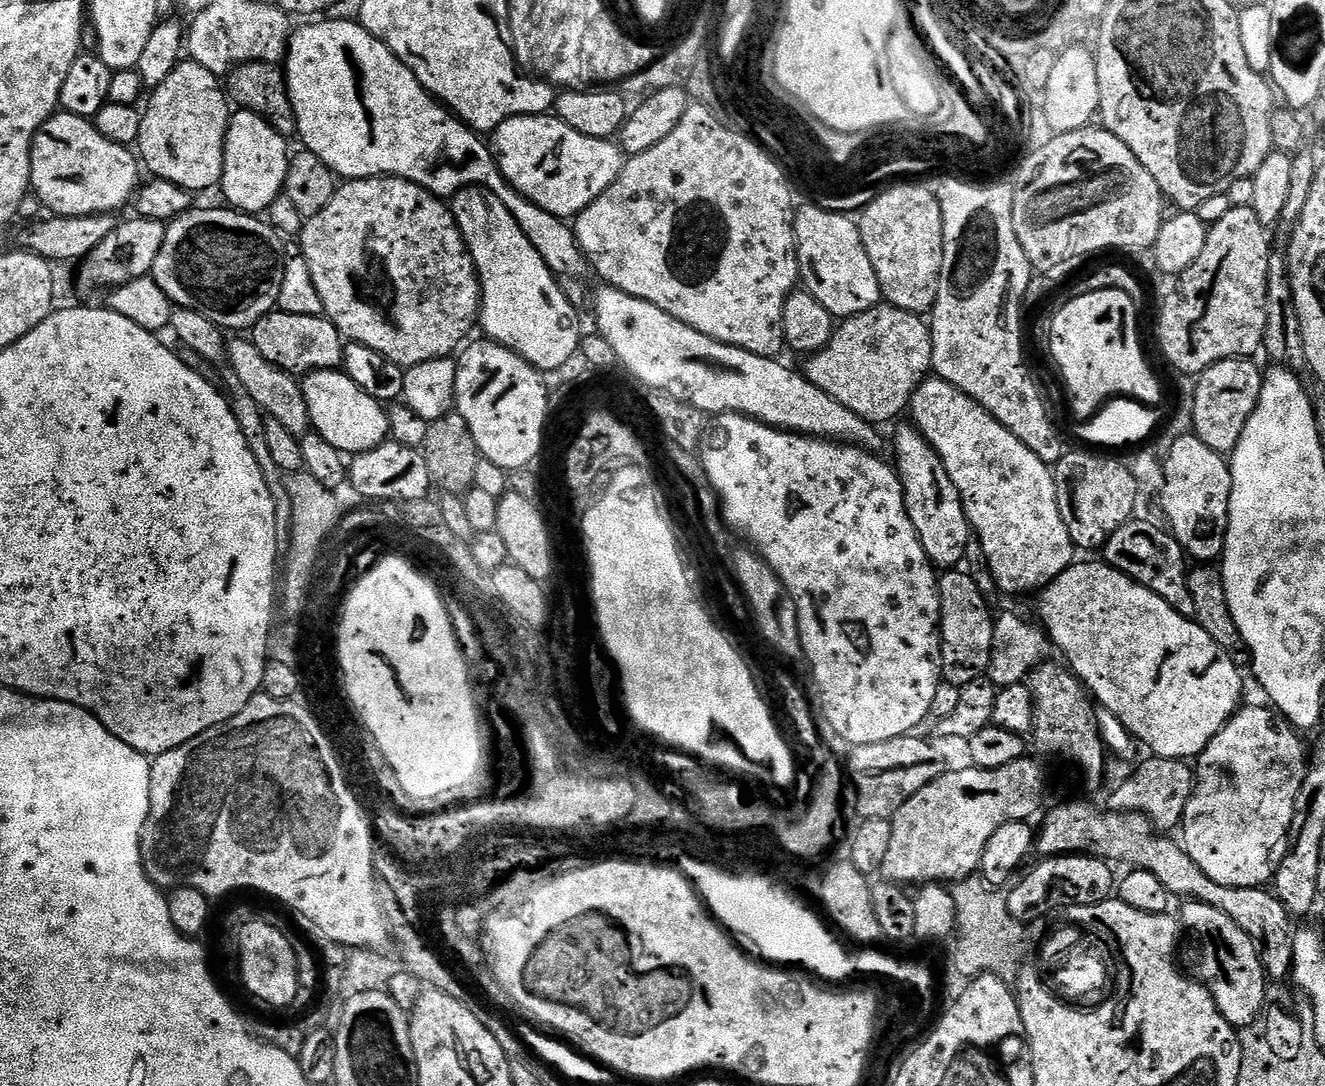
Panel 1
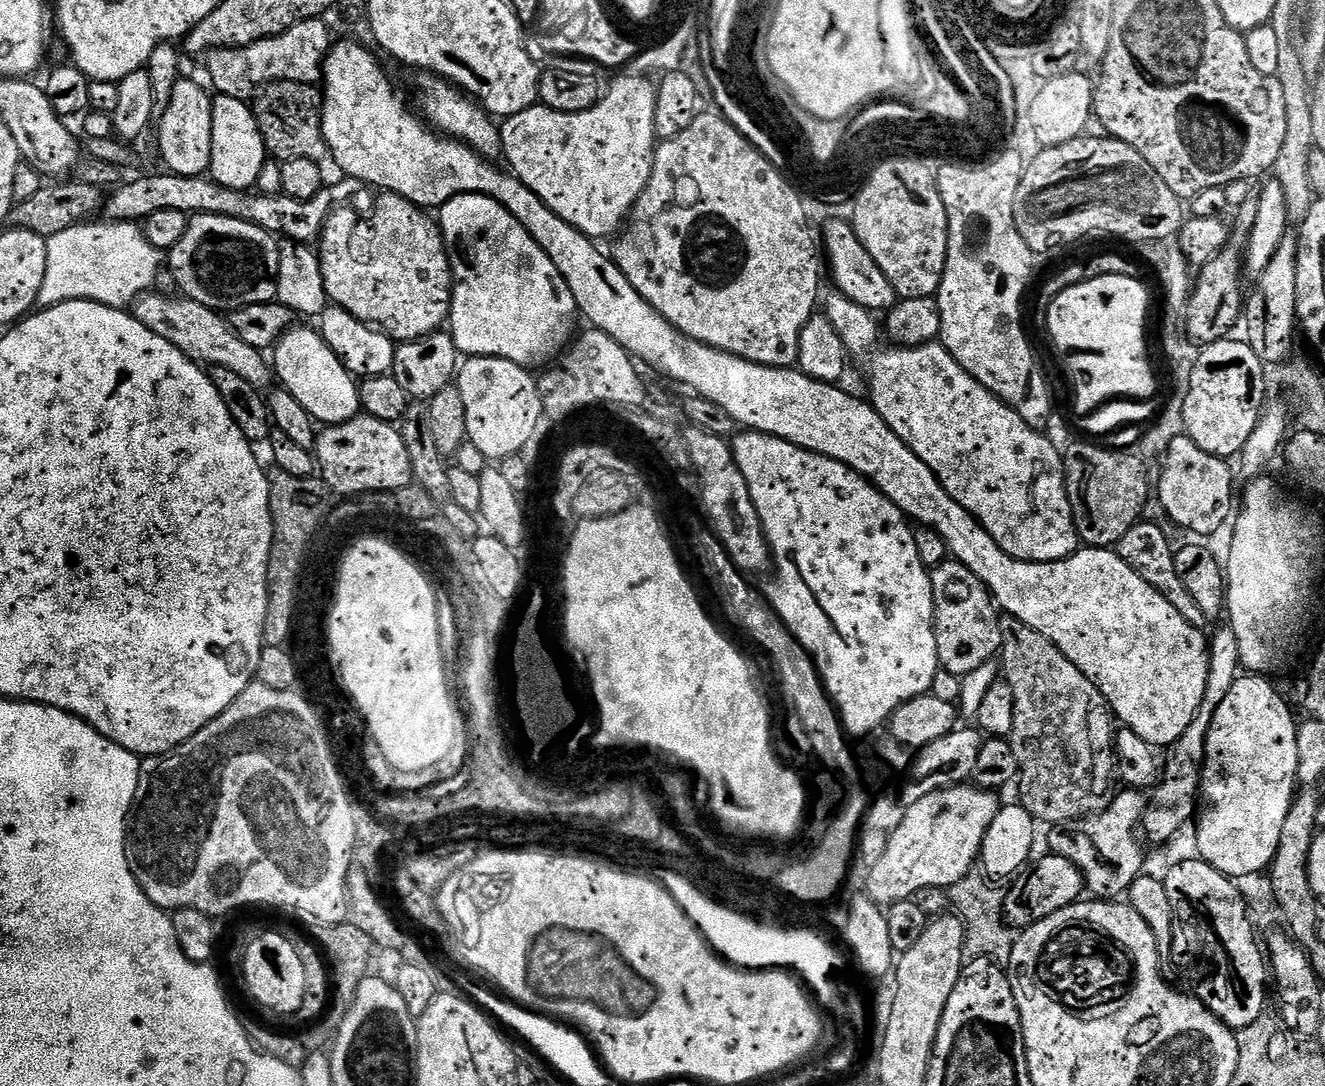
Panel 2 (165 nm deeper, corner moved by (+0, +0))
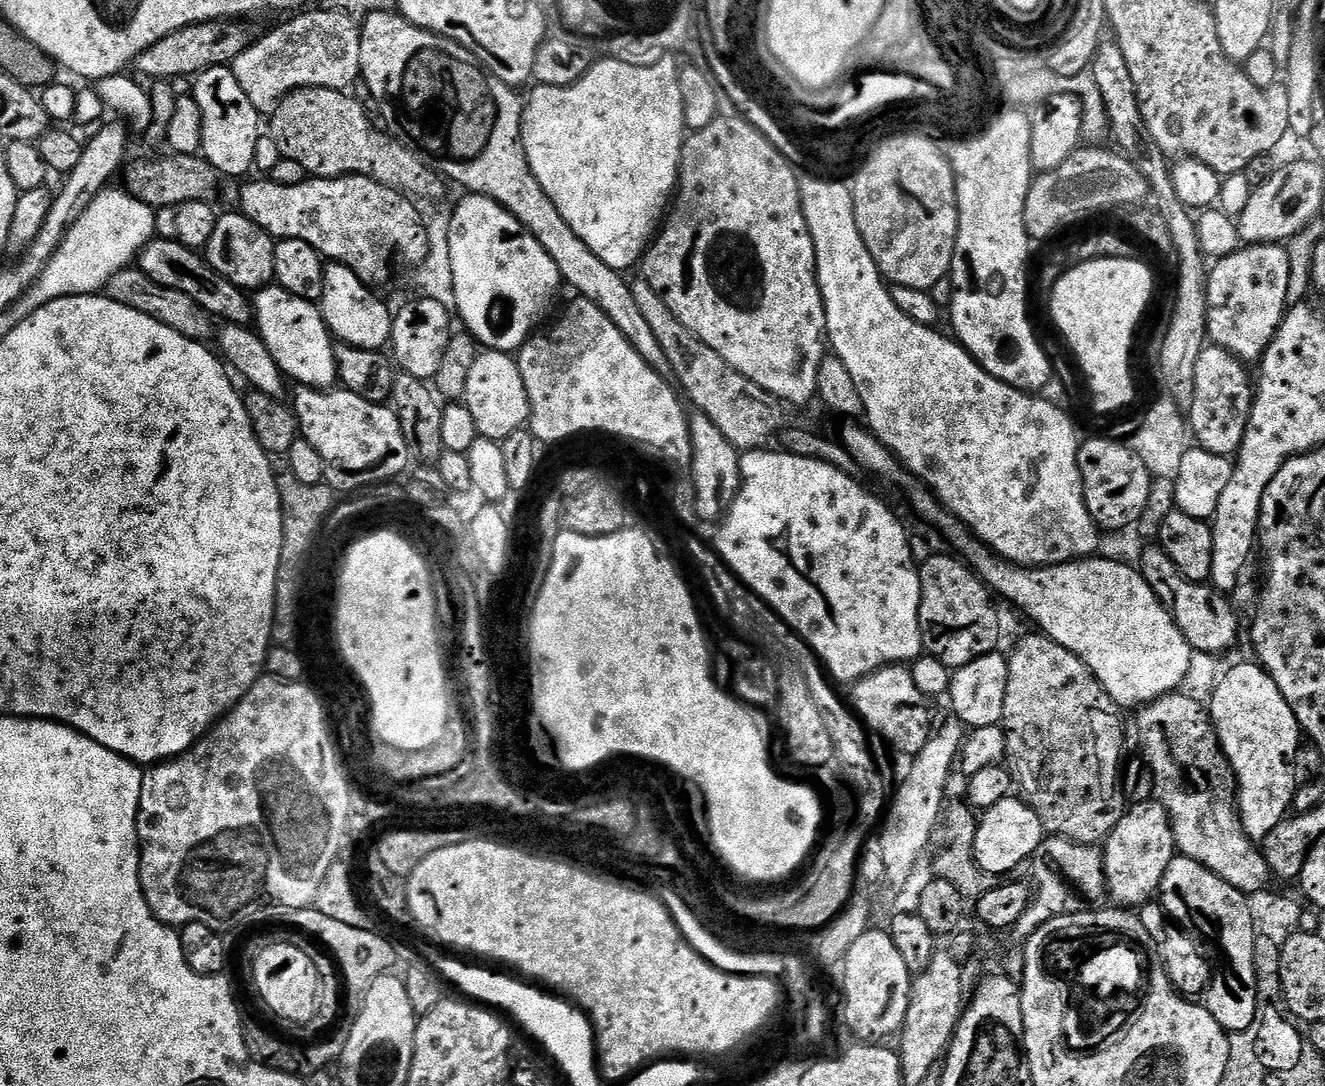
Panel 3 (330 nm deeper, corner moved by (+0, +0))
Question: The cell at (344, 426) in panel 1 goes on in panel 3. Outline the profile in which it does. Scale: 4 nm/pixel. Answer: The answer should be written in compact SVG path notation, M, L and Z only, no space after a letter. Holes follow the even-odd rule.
M279 286L259 289L254 296L254 328L289 381L297 380L297 385L325 390L337 383L334 341L313 301L298 298Z

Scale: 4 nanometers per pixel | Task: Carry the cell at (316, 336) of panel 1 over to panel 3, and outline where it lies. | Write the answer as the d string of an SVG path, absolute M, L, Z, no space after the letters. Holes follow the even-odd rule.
M153 238L142 249L138 257L138 267L158 286L170 286L170 290L182 290L182 294L194 298L202 310L215 318L221 325L242 324L251 325L254 320L254 304L245 289L234 286L218 270L208 265L207 259L197 249L188 248L175 238L160 240Z

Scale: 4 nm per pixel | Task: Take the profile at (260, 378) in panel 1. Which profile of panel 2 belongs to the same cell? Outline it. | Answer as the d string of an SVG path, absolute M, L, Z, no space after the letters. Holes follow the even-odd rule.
M157 290L145 292L135 304L131 305L130 311L146 330L154 330L166 342L178 346L182 354L186 354L191 360L201 366L226 366L226 370L234 370L241 378L246 378L250 386L261 390L268 390L274 384L274 368L263 351L248 343L242 342L238 334L232 329L231 323L221 313L212 308L202 306L198 302L176 296L164 296Z

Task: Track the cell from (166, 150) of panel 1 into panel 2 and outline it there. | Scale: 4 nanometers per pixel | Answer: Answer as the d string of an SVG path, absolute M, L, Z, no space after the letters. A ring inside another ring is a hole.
M180 78L174 86L173 94L170 95L169 106L167 106L164 115L159 119L160 156L164 159L165 166L168 167L165 169L173 176L202 176L208 172L214 122L212 121L213 97L211 95L208 96L209 89L205 88L200 84L195 84L192 80Z

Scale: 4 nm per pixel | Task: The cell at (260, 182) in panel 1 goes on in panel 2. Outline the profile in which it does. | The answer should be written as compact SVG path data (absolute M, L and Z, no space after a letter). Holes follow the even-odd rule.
M217 95L212 101L212 121L214 130L208 167L211 180L239 192L255 189L269 154L264 147L264 139L258 130L256 115L252 113L249 101Z

